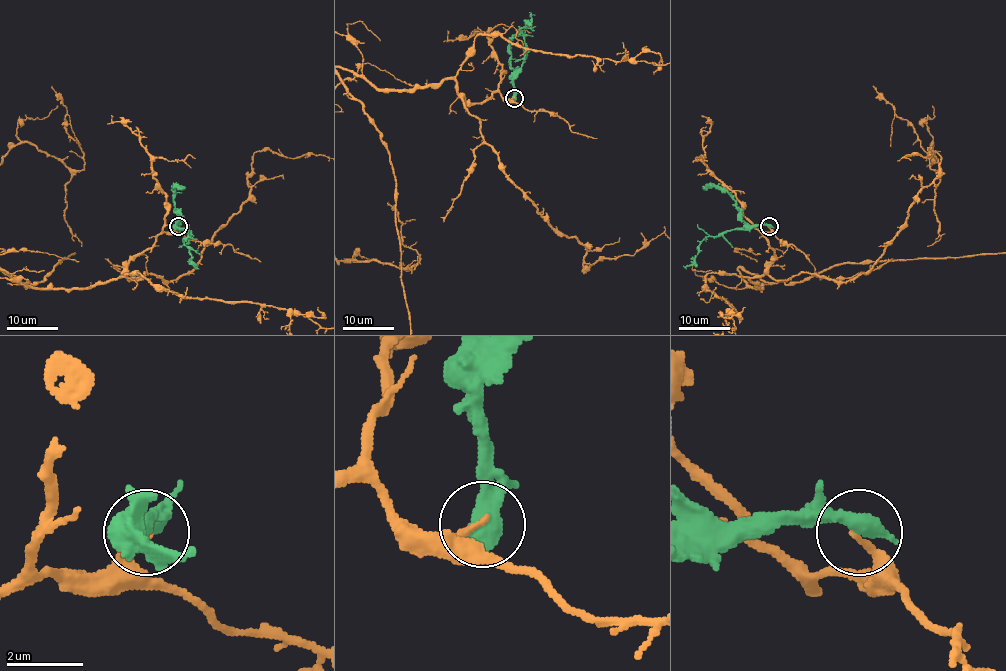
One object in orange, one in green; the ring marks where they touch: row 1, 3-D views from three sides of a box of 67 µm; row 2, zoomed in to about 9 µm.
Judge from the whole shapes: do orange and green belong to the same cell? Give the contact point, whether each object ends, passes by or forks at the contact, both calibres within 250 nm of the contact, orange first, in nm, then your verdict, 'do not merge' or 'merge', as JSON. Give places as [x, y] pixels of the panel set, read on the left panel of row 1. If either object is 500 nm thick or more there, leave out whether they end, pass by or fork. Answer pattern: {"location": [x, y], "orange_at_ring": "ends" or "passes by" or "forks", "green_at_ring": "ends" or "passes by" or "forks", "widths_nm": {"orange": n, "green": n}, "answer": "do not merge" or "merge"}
{"location": [178, 226], "widths_nm": {"orange": 150, "green": 600}, "answer": "do not merge"}

